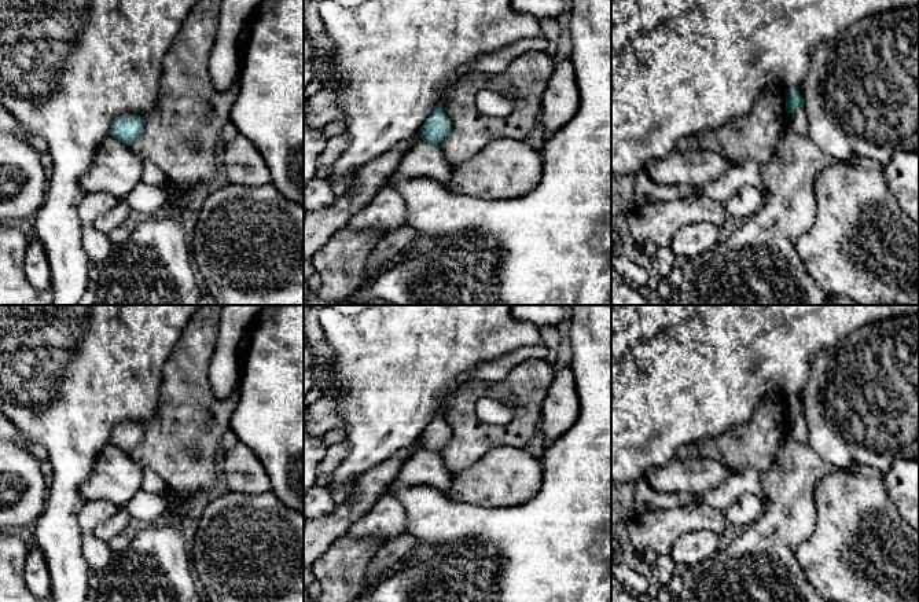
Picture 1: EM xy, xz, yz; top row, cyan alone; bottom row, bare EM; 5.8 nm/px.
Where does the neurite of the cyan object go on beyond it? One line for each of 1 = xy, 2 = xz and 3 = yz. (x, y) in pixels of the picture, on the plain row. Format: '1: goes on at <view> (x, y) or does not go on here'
1: does not go on here
2: does not go on here
3: does not go on here

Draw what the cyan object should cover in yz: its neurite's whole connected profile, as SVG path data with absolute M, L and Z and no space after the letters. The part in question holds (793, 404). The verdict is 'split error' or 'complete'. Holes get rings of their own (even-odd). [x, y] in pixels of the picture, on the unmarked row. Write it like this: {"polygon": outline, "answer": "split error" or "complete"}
{"polygon": "M791 394L786 397L786 421L790 422L795 416L802 414L804 414L804 410L798 394Z", "answer": "complete"}

